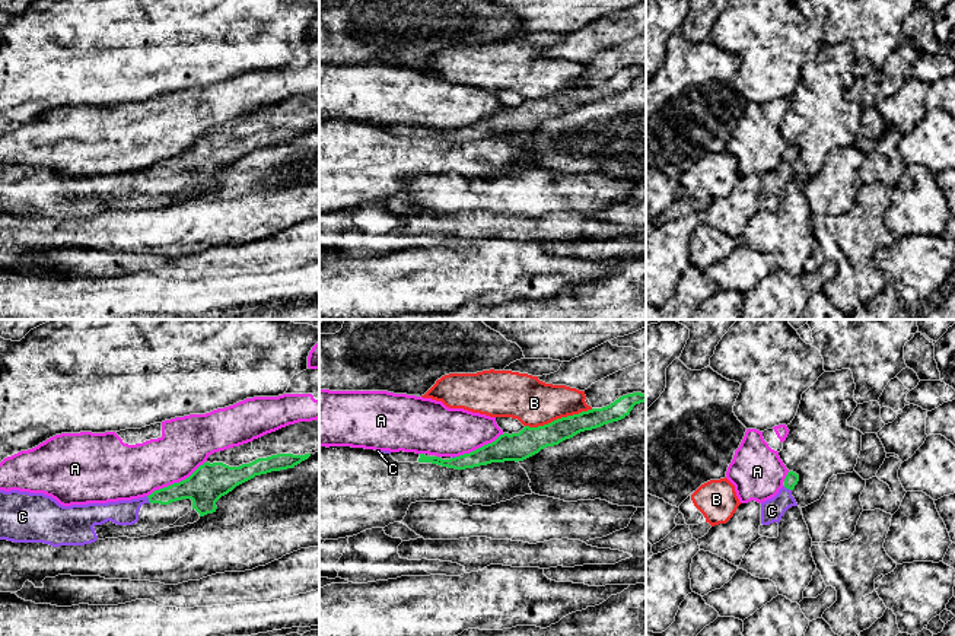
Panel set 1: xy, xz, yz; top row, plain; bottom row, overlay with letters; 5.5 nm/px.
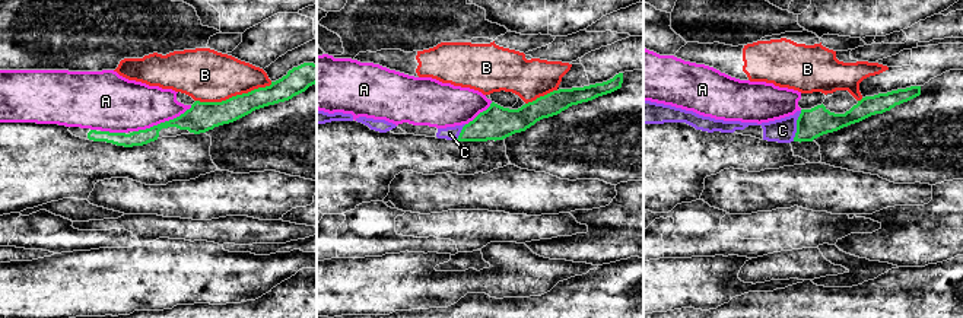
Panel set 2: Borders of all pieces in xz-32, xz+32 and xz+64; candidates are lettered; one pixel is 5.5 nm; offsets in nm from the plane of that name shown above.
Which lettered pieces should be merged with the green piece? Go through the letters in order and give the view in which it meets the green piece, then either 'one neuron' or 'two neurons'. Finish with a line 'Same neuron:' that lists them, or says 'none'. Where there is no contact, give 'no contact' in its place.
A: xy | two neurons
B: xz | two neurons
C: yz | one neuron
Same neuron: C

